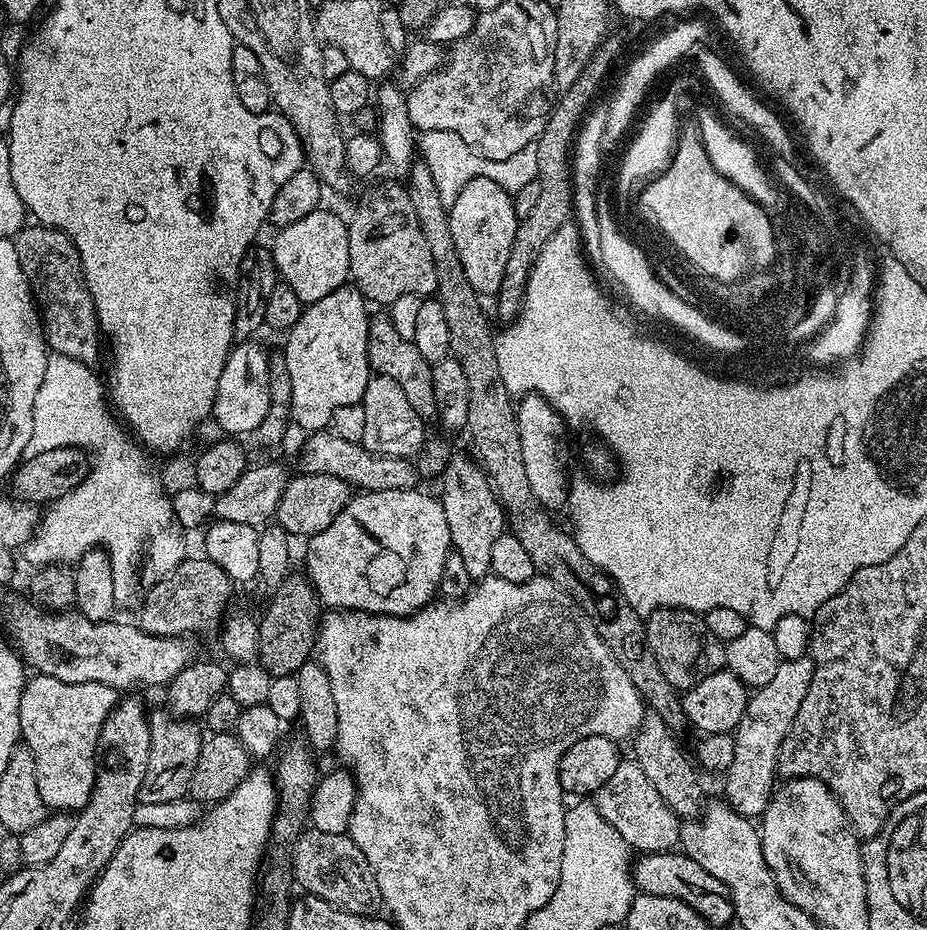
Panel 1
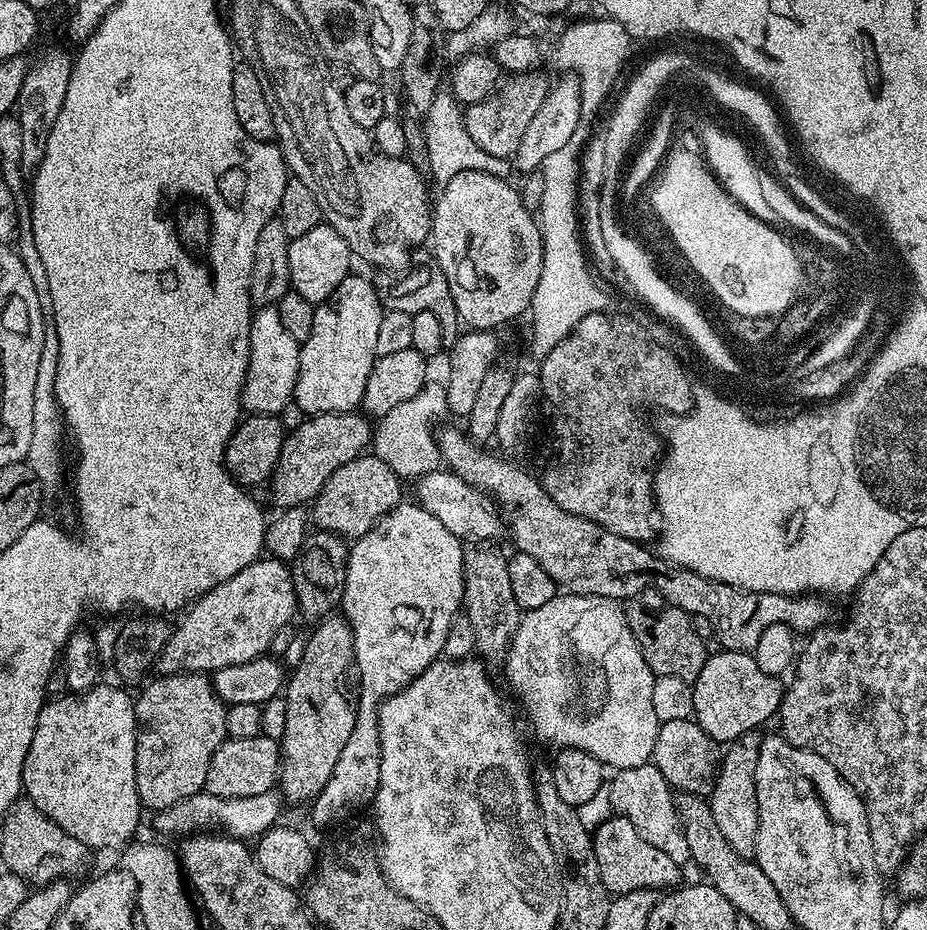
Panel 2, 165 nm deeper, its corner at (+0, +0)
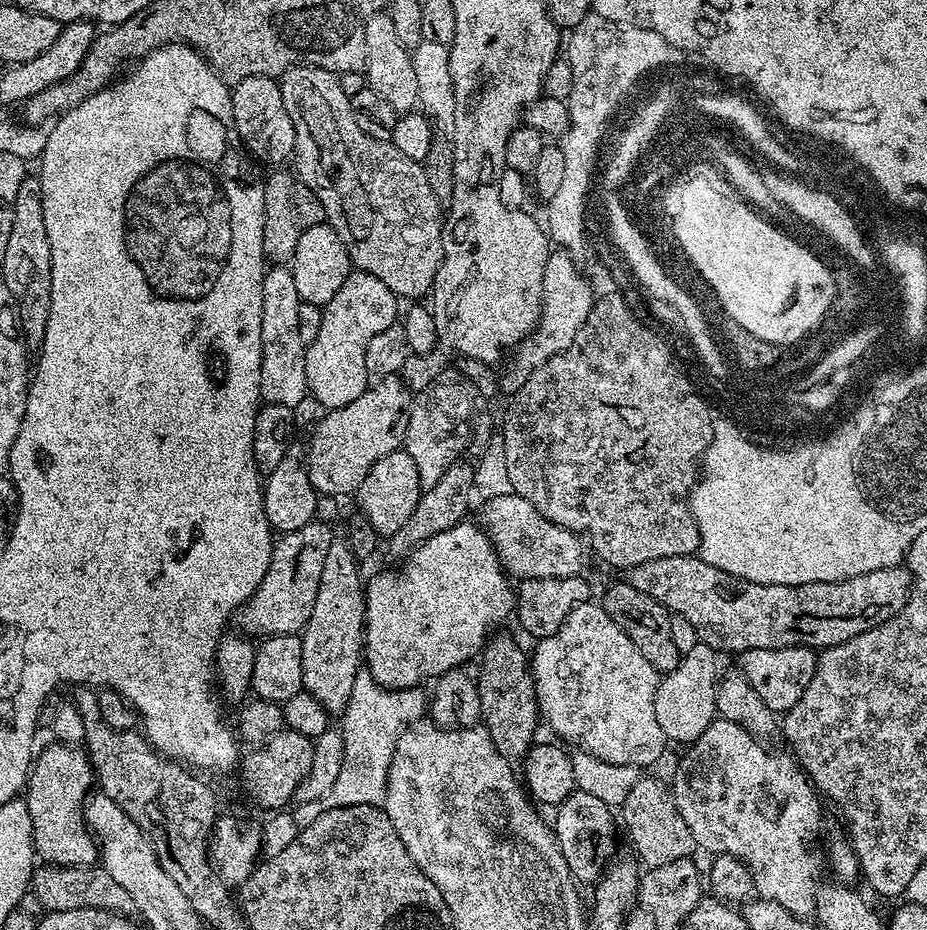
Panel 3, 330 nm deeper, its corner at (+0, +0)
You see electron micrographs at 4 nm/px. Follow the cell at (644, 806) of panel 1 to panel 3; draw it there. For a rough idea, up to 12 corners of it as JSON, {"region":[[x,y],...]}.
{"region":[[641,775],[622,805],[635,855],[687,860],[690,826],[665,781]]}

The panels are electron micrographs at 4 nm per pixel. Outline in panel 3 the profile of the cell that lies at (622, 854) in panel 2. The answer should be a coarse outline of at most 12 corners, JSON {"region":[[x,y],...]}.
{"region":[[577,790],[555,812],[557,846],[577,885],[600,879],[618,824]]}

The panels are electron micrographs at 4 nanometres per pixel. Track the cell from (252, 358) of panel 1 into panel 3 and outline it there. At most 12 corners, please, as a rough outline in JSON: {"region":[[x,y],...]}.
{"region":[[291,267],[262,282],[260,394],[309,395]]}

